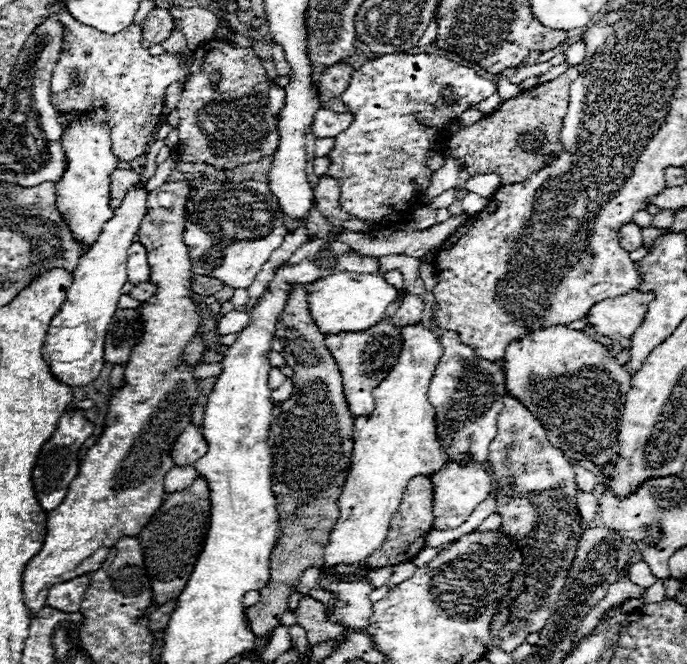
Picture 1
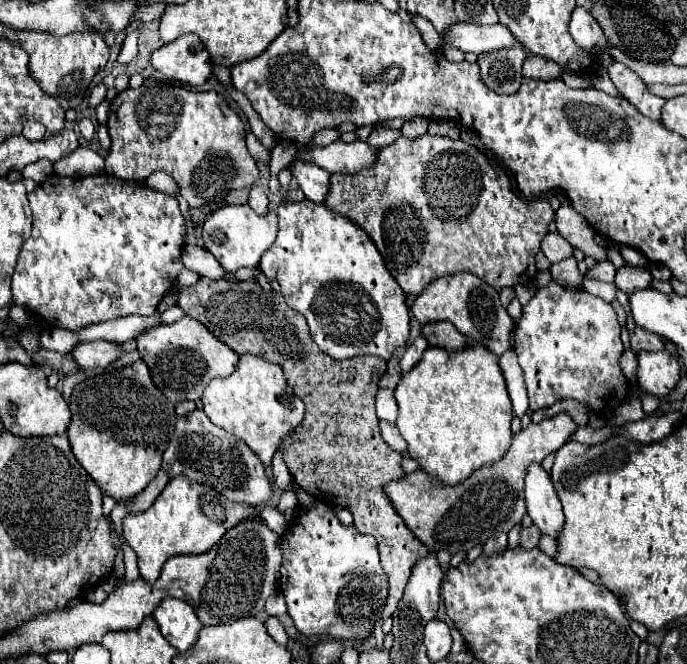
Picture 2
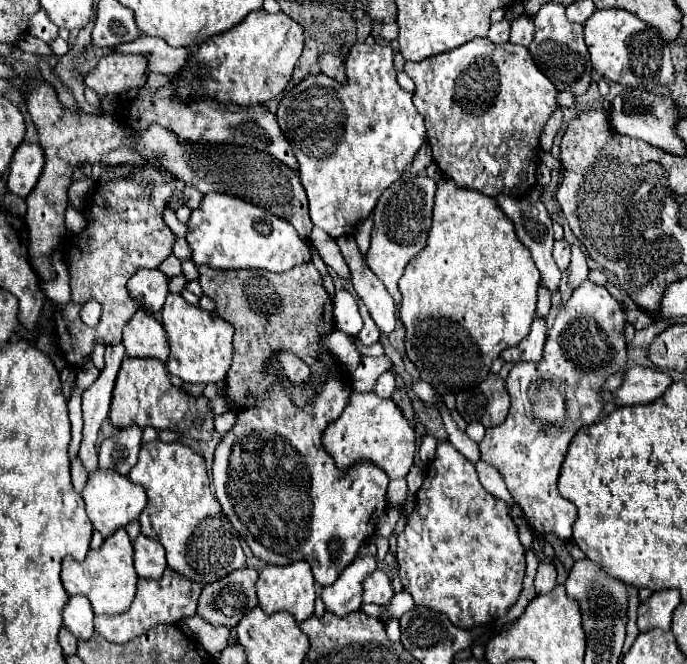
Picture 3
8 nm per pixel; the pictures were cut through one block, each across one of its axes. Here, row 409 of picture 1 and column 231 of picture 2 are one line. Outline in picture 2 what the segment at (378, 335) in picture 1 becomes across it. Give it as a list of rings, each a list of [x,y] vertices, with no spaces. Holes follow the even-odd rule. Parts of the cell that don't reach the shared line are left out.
[[[184,316],[174,324],[162,324],[142,332],[138,338],[138,352],[150,368],[154,384],[168,396],[170,402],[178,404],[184,400],[198,402],[206,384],[214,378],[226,378],[236,370],[238,354],[234,354],[224,342],[214,338],[198,320]]]

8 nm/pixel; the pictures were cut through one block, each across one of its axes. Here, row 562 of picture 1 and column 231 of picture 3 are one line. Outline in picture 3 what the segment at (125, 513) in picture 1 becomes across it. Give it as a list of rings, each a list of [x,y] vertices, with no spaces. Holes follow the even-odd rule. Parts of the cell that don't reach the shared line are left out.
[[[250,12],[244,18],[244,24],[202,42],[192,52],[182,72],[174,76],[174,90],[182,100],[210,96],[220,102],[234,102],[240,106],[264,104],[288,86],[294,64],[302,54],[302,32],[302,26],[284,12]]]

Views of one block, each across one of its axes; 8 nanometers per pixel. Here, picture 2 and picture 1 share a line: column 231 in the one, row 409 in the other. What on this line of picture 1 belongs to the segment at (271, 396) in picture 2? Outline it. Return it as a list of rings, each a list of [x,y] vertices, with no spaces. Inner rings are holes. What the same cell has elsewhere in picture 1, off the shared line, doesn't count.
[[[422,324],[418,326],[408,326],[402,330],[402,352],[398,358],[396,368],[392,368],[392,372],[388,372],[388,376],[384,378],[384,382],[374,388],[374,400],[376,400],[376,408],[372,418],[358,418],[354,422],[354,448],[352,448],[352,462],[350,462],[350,472],[346,476],[346,482],[340,490],[338,496],[338,522],[330,532],[330,540],[324,548],[324,570],[322,570],[322,578],[320,578],[320,586],[322,590],[328,590],[330,594],[336,596],[336,604],[330,606],[326,610],[328,620],[332,624],[340,624],[344,628],[350,628],[354,632],[362,632],[364,624],[368,624],[370,616],[372,616],[372,602],[370,602],[370,594],[372,590],[376,590],[376,586],[370,580],[358,580],[358,582],[338,582],[336,580],[336,572],[332,572],[334,566],[338,564],[346,564],[346,566],[360,566],[354,574],[356,576],[368,576],[370,568],[364,568],[364,560],[368,560],[368,556],[380,548],[380,544],[384,544],[386,536],[388,536],[388,528],[390,528],[390,520],[396,514],[404,488],[408,486],[408,482],[414,476],[434,476],[436,470],[440,470],[440,466],[446,462],[446,454],[440,450],[440,444],[436,440],[436,422],[434,422],[434,408],[428,402],[428,386],[430,380],[434,376],[434,370],[438,366],[442,354],[442,346],[438,342],[438,334],[430,328],[424,328]]]

